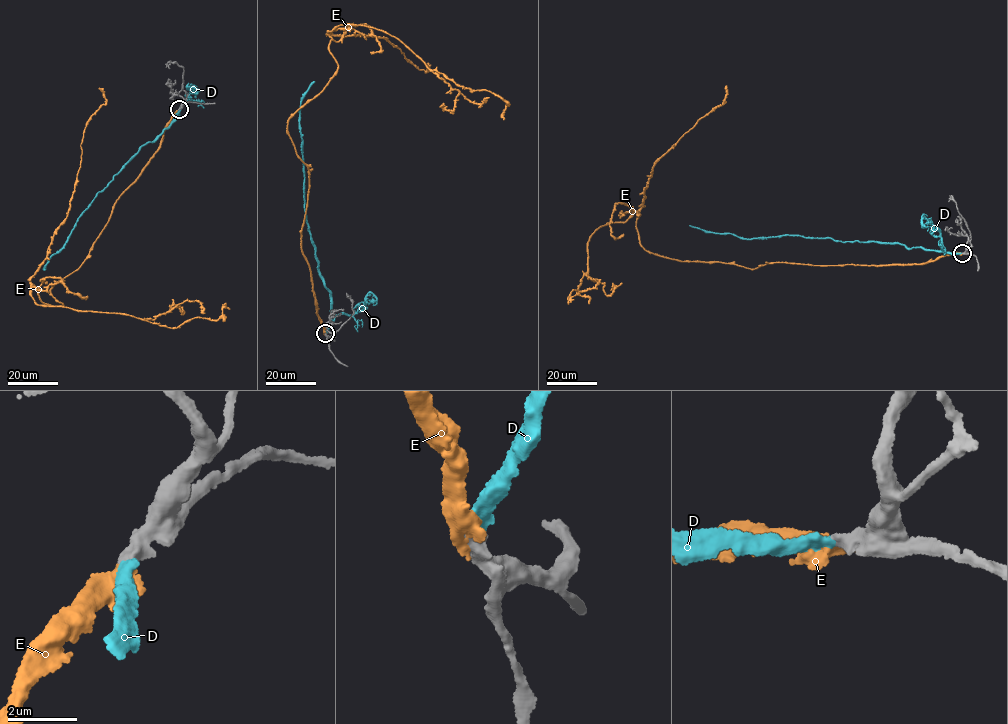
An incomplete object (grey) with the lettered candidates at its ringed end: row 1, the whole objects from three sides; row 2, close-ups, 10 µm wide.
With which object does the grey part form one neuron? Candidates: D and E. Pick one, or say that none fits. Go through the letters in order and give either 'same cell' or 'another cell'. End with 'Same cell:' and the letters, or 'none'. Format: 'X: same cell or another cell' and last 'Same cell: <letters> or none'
D: same cell
E: another cell
Same cell: D

